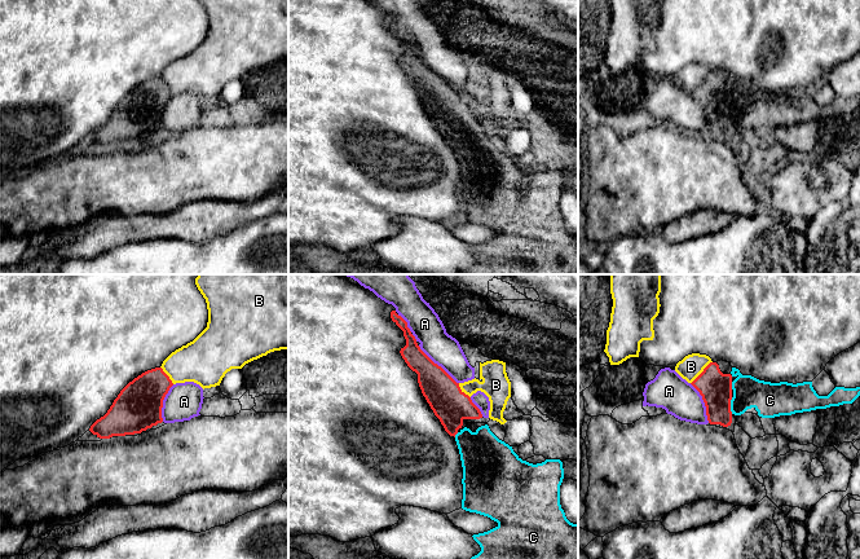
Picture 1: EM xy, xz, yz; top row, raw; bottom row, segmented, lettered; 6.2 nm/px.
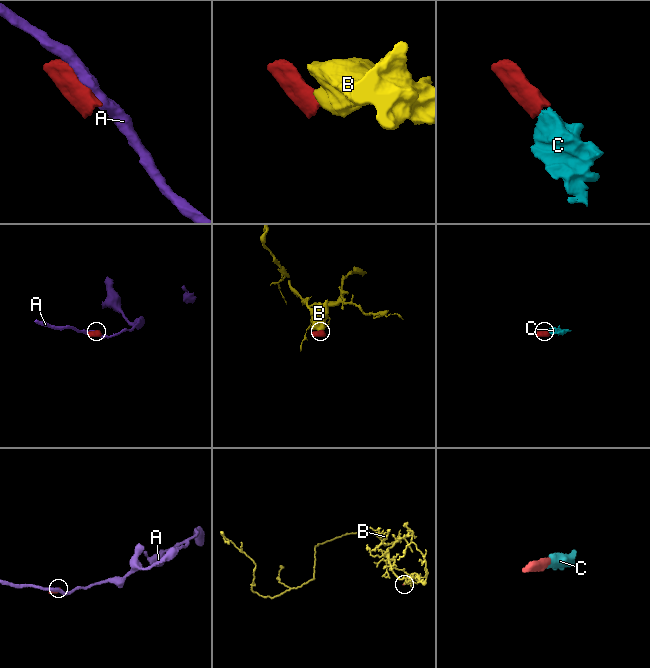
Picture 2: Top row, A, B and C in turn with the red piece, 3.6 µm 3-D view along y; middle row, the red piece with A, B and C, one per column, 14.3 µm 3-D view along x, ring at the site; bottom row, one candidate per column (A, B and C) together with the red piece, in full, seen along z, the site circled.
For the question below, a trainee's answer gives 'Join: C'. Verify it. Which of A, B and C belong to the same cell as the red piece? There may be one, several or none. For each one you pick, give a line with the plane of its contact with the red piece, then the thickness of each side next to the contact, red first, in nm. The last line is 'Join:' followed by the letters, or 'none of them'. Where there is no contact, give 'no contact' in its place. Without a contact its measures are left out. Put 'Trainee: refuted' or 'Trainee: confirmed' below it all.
C: yz | 200/200 nm
Join: C
Trainee: confirmed

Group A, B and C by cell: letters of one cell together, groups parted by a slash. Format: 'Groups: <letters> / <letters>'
Groups: A / B / C

